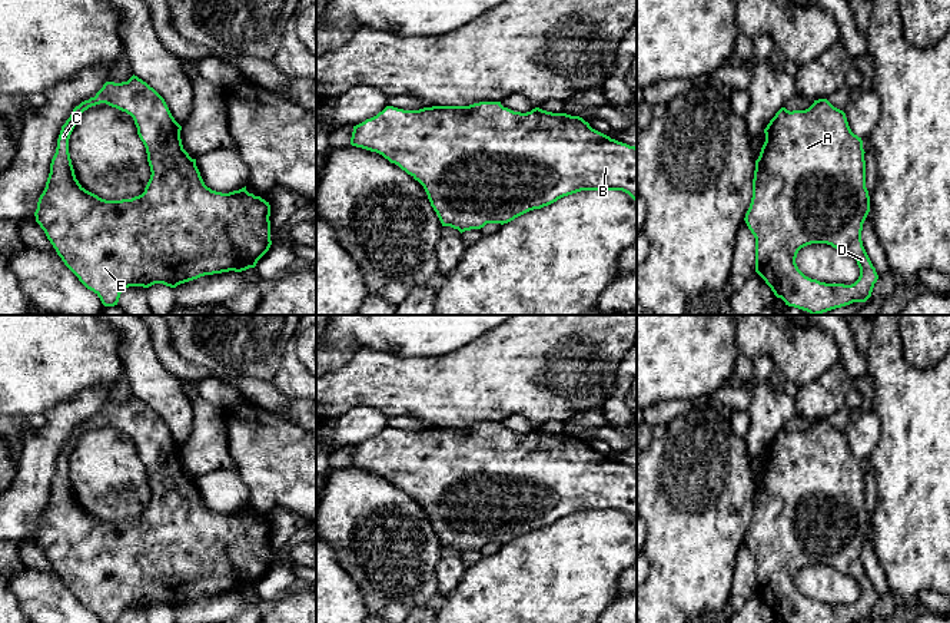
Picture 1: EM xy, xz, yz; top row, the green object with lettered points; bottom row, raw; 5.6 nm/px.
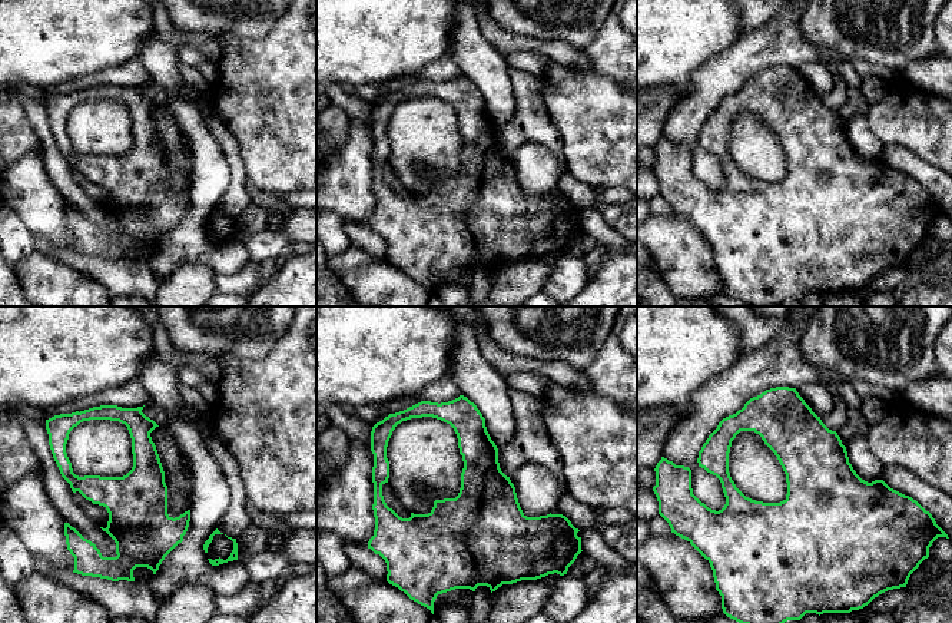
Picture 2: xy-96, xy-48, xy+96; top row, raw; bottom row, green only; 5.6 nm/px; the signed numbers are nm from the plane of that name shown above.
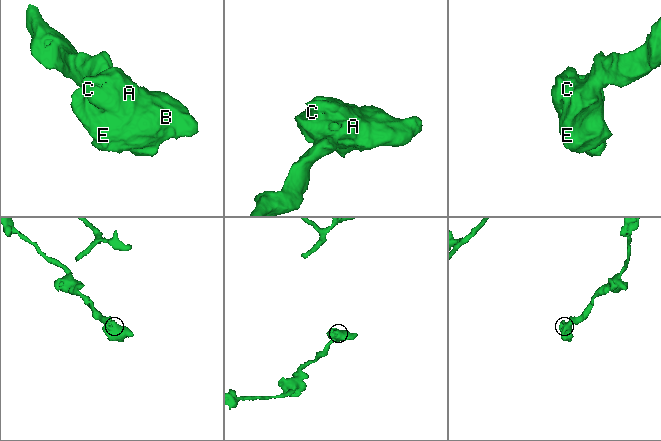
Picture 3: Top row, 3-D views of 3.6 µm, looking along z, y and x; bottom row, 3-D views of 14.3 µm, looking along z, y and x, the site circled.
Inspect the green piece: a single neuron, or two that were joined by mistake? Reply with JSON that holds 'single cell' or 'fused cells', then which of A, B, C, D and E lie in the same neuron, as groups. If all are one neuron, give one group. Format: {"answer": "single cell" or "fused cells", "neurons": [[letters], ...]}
{"answer": "single cell", "neurons": [["A", "B", "C", "D", "E"]]}

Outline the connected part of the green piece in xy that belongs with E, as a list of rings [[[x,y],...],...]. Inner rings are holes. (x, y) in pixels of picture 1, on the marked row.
[[[134,74],[127,82],[106,82],[94,97],[76,106],[62,126],[46,188],[39,198],[34,216],[64,265],[87,289],[100,298],[104,306],[117,305],[120,294],[129,286],[149,288],[155,284],[163,284],[176,288],[205,275],[229,271],[242,272],[255,268],[272,245],[269,202],[249,193],[246,186],[229,193],[207,188],[196,166],[196,159],[192,159],[183,149],[180,130],[182,126],[172,116],[165,99]],[[100,103],[130,115],[137,127],[137,135],[146,148],[152,175],[145,192],[132,199],[102,199],[86,190],[74,175],[69,153],[70,135],[77,123],[77,117],[89,107]]]

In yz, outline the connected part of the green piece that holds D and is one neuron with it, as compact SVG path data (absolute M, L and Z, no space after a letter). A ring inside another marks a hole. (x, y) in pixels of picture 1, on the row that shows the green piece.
M827 99L814 100L805 110L781 107L764 129L765 142L755 160L753 198L745 213L745 223L755 238L755 272L765 281L785 305L818 315L853 302L866 302L878 279L861 241L863 223L870 212L870 196L866 188L866 160L863 140L848 126L846 113ZM811 243L827 243L851 255L860 268L858 279L851 285L826 284L805 276L795 258L801 248Z

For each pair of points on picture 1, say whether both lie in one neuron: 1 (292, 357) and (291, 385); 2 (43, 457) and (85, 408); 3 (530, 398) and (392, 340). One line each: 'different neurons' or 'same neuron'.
1: same neuron
2: same neuron
3: different neurons

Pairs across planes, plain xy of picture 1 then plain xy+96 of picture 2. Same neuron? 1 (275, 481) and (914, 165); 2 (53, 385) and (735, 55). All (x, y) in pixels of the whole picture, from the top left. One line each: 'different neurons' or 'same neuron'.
1: different neurons
2: different neurons

